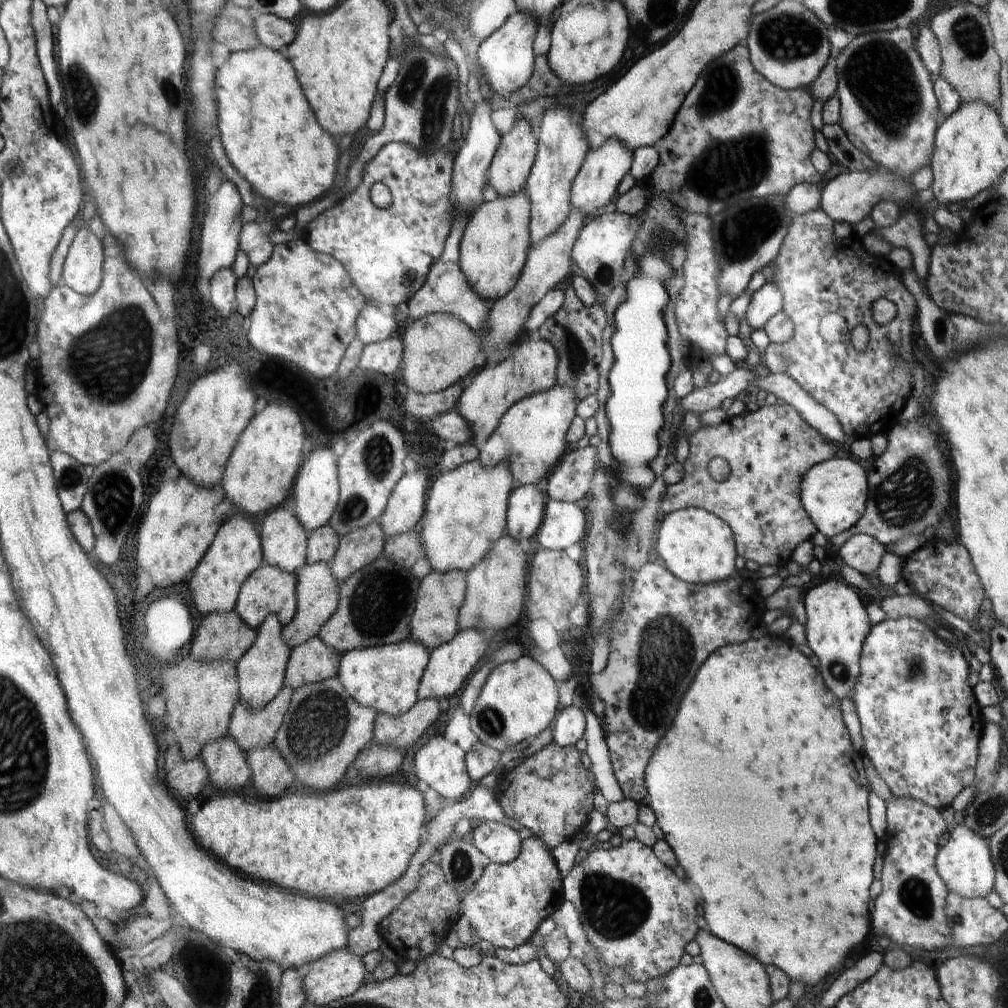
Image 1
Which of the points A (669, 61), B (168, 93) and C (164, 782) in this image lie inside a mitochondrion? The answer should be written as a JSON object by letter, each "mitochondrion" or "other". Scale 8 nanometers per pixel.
{"A":"other","B":"mitochondrion","C":"other"}

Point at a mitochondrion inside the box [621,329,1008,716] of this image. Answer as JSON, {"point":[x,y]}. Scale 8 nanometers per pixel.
{"point":[905,495]}

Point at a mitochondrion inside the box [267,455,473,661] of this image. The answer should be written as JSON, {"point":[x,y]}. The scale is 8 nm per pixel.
{"point":[379,603]}

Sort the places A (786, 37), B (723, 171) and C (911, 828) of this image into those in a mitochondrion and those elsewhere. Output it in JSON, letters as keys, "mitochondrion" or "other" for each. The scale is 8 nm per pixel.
{"A":"mitochondrion","B":"mitochondrion","C":"other"}

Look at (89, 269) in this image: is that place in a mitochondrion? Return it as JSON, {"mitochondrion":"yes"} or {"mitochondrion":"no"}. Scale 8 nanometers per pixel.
{"mitochondrion":"no"}

